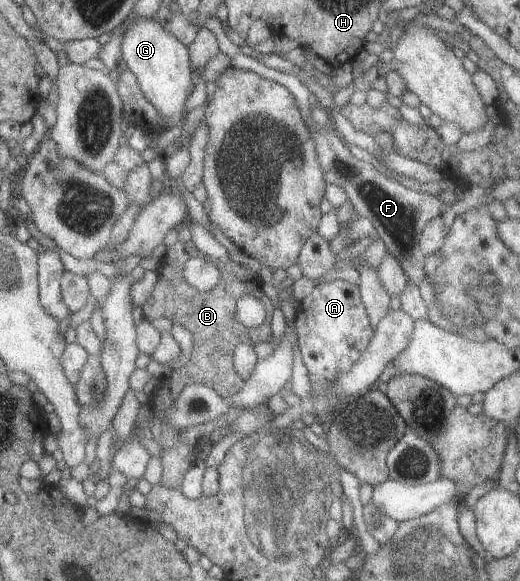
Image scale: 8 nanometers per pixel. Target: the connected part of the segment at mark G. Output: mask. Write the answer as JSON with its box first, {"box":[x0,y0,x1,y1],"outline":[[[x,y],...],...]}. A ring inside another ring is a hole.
{"box":[119,18,195,129],"outline":[[[133,18],[121,34],[119,50],[126,68],[135,75],[141,94],[147,102],[151,102],[151,106],[163,120],[164,128],[169,129],[181,123],[186,115],[185,100],[191,94],[195,83],[186,46],[161,28],[156,19]]]}

